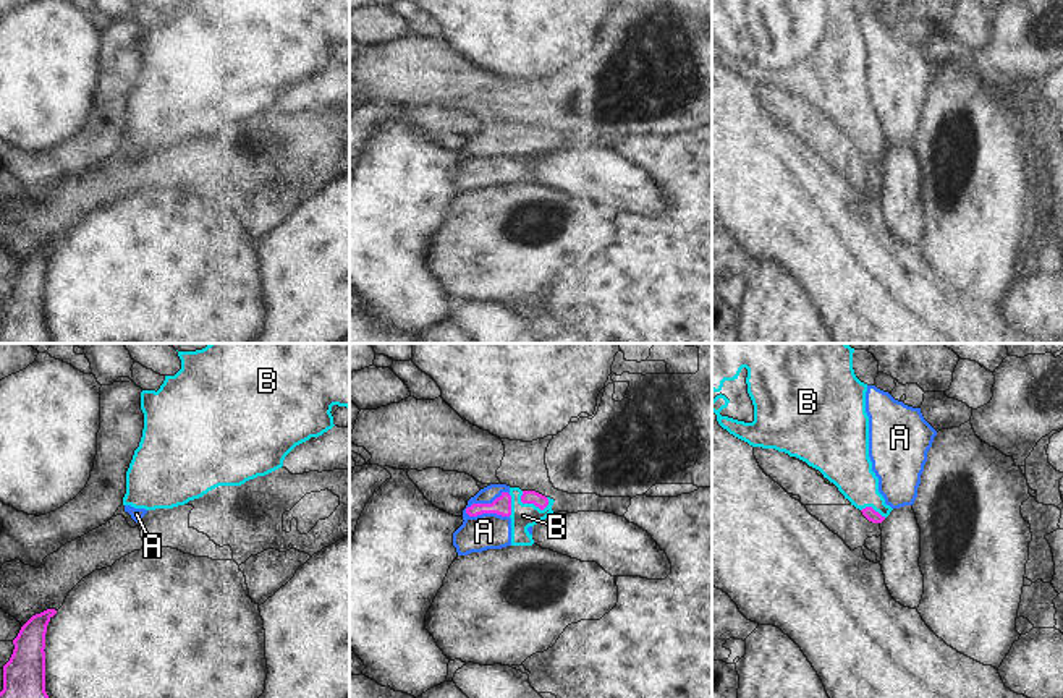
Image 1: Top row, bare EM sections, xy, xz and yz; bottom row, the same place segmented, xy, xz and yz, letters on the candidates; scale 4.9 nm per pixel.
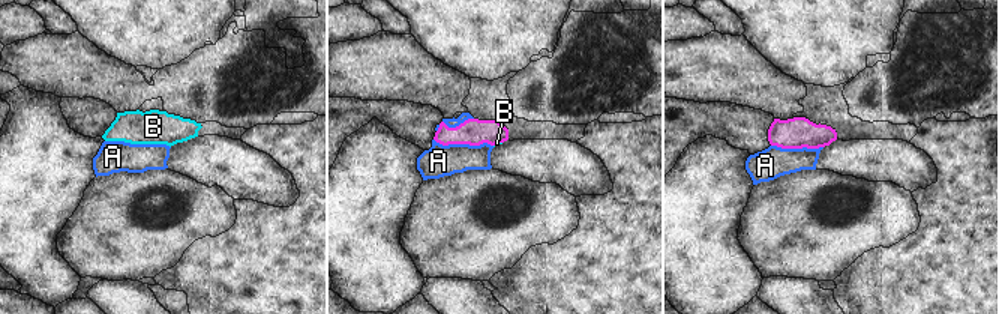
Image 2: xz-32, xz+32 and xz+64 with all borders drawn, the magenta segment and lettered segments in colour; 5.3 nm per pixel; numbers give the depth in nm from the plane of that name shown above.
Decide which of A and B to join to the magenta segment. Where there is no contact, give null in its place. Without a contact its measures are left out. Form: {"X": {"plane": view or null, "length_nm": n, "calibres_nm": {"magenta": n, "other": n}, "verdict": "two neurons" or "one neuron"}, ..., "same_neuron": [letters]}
{"A": {"plane": "xz", "length_nm": 240, "calibres_nm": {"magenta": 100, "other": 180}, "verdict": "two neurons"}, "B": {"plane": "xz", "length_nm": 160, "calibres_nm": {"magenta": 70, "other": 130}, "verdict": "one neuron"}, "same_neuron": ["B"]}

